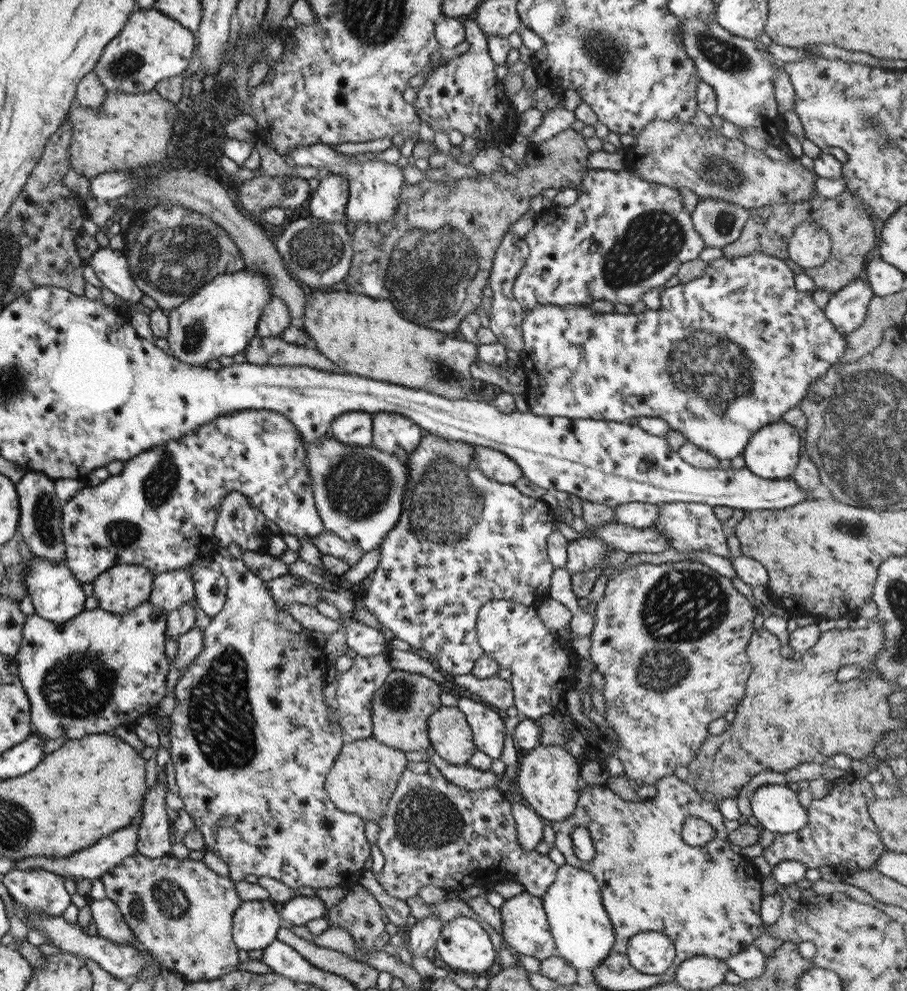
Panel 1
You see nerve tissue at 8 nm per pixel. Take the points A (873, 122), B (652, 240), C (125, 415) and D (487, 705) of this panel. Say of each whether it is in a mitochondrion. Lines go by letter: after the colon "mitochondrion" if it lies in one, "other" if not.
A: mitochondrion
B: mitochondrion
C: other
D: other

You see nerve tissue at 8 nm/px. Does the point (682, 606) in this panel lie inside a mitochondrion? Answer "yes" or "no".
yes

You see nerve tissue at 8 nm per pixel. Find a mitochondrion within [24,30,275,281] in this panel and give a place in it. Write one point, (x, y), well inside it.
(126, 64)

